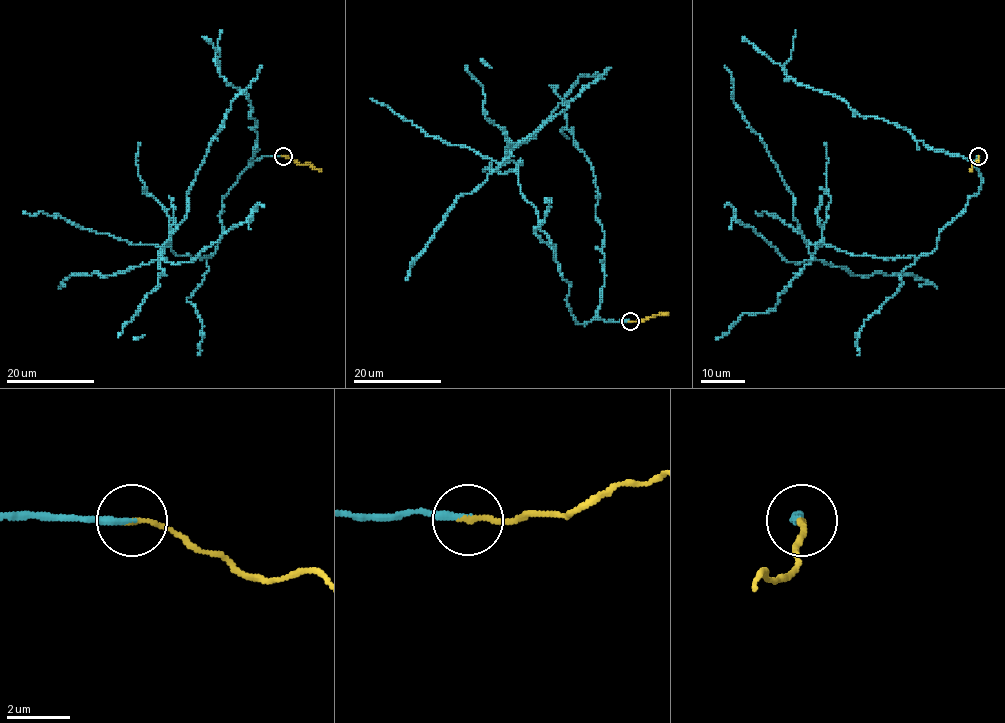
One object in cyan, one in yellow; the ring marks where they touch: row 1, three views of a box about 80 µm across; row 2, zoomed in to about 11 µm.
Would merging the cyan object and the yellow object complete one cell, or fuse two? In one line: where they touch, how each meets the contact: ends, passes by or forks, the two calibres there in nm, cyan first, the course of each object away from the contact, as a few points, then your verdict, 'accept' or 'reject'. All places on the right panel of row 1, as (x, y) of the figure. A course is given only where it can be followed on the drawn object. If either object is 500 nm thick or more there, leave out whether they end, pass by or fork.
place (978, 156); cyan ends; yellow ends; calibres 240 and 180 nm; course cyan (978, 156), (979, 191), (930, 252), (885, 259), (822, 240), (813, 258), (793, 195), (734, 100), (724, 66); course yellow (978, 156), (978, 162), (970, 170); reject

